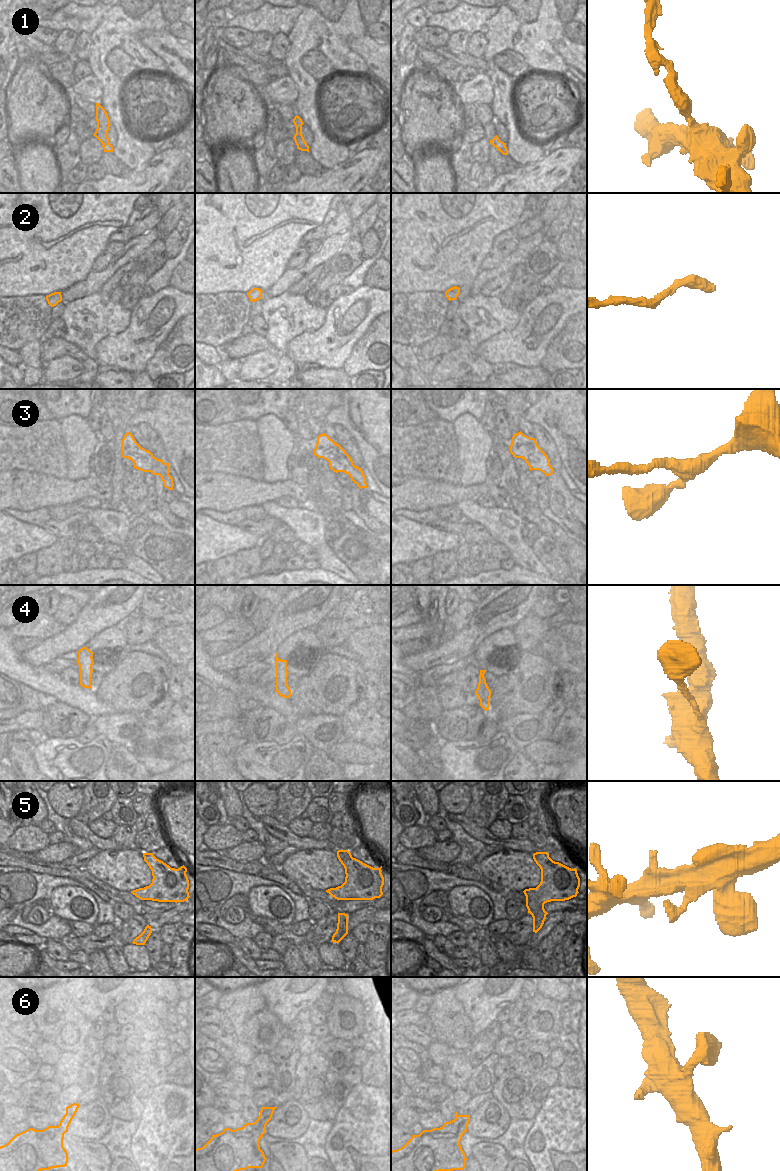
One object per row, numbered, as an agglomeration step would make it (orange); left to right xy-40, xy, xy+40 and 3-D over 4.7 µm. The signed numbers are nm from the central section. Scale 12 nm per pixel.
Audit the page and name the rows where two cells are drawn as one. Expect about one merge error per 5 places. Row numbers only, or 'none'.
1

